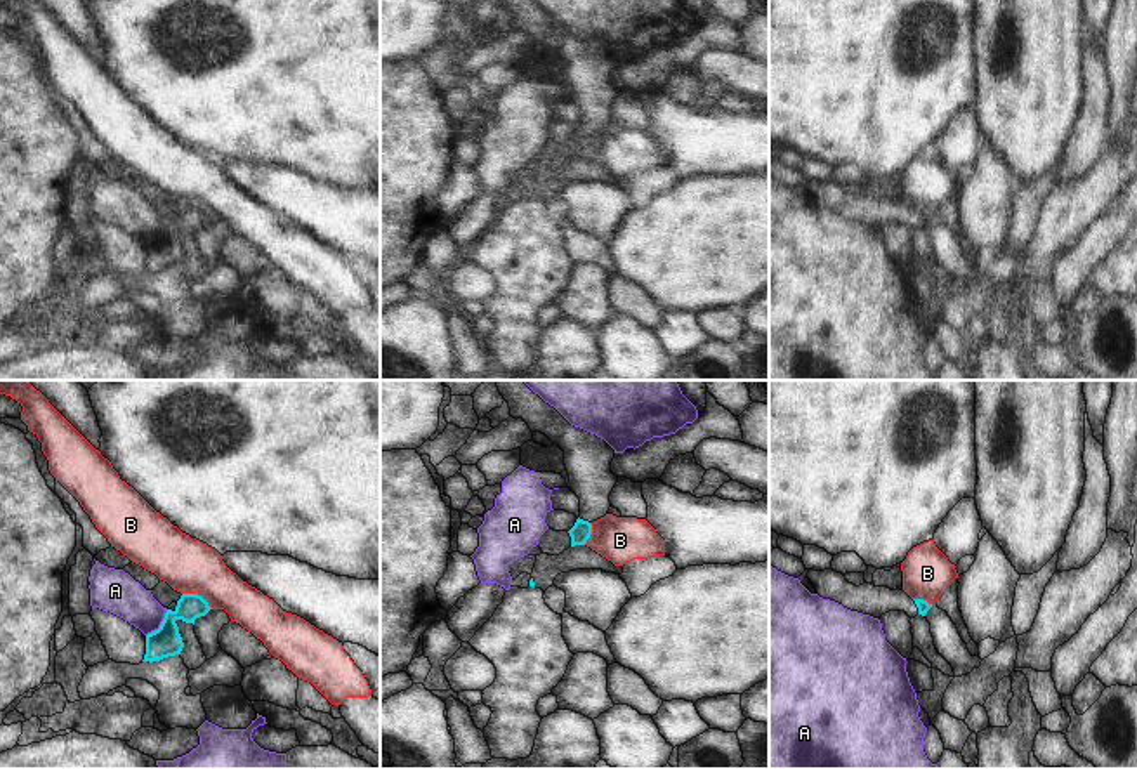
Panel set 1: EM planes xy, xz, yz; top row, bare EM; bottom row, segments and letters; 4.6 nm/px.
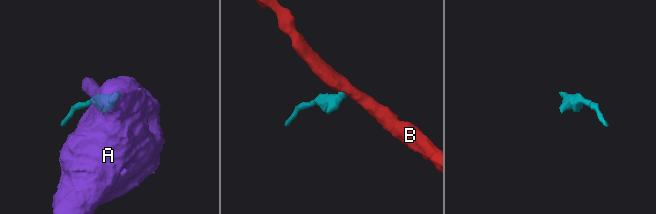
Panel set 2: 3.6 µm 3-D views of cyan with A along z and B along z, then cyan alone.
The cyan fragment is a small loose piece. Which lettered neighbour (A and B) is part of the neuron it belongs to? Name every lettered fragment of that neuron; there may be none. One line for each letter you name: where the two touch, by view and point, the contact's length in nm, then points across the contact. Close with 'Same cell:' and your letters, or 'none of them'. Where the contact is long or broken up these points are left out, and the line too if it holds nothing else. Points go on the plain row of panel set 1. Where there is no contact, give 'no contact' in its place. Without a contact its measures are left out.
Same cell: none of them

